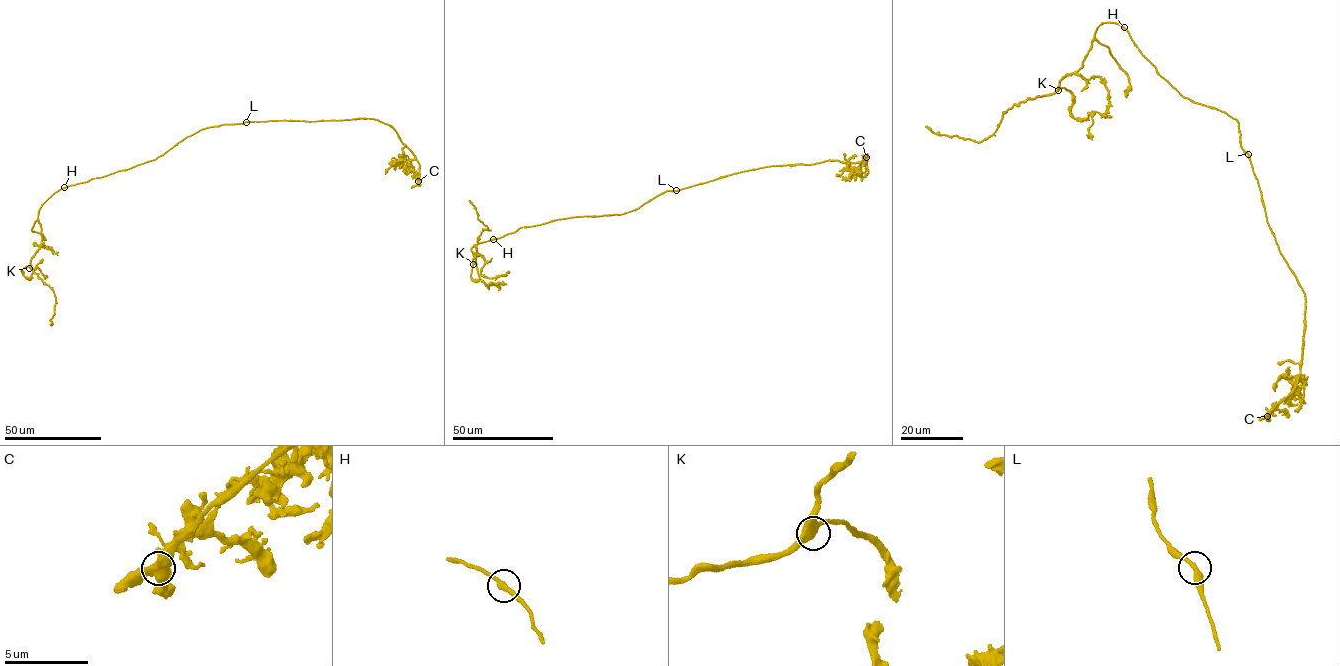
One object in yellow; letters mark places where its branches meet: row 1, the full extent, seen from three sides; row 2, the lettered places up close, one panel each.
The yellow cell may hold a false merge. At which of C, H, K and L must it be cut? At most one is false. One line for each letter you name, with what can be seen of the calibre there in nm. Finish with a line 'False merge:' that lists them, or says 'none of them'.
C: Thickness 600 nm
False merge: C

